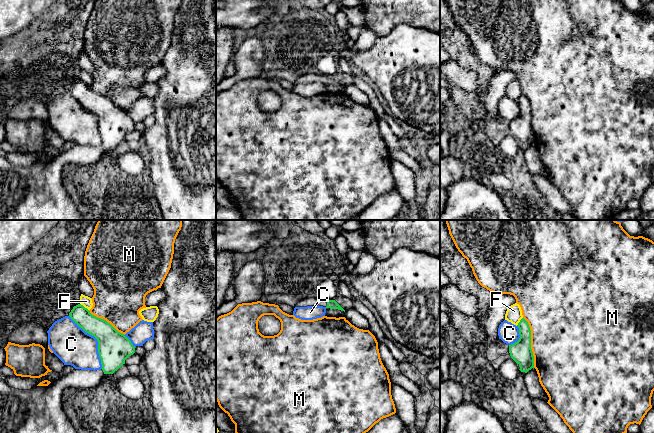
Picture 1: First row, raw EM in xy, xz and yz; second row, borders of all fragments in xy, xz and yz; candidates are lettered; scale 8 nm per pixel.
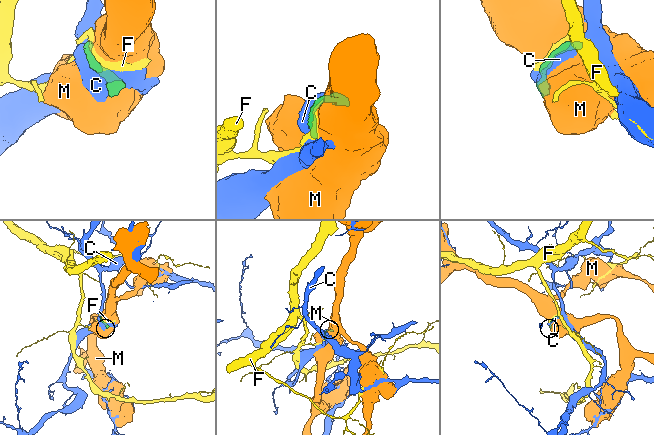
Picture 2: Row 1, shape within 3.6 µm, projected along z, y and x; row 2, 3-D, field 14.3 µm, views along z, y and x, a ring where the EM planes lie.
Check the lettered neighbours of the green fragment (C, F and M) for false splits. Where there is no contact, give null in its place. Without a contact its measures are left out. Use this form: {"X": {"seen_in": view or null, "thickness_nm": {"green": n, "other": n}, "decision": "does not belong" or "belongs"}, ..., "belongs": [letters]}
{"C": {"seen_in": "xy", "thickness_nm": {"green": 260, "other": 300}, "decision": "does not belong"}, "F": {"seen_in": "xy", "thickness_nm": {"green": 160, "other": 90}, "decision": "does not belong"}, "M": {"seen_in": "yz", "thickness_nm": {"green": 170, "other": 500}, "decision": "does not belong"}, "belongs": []}

